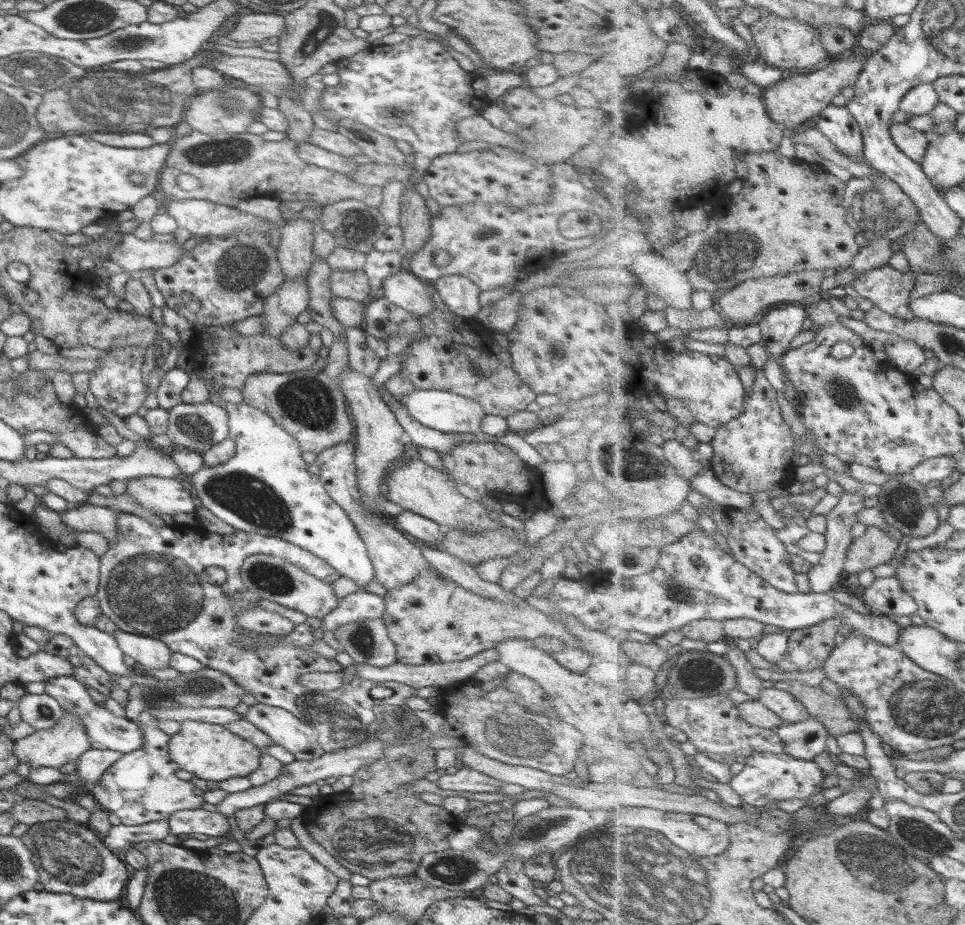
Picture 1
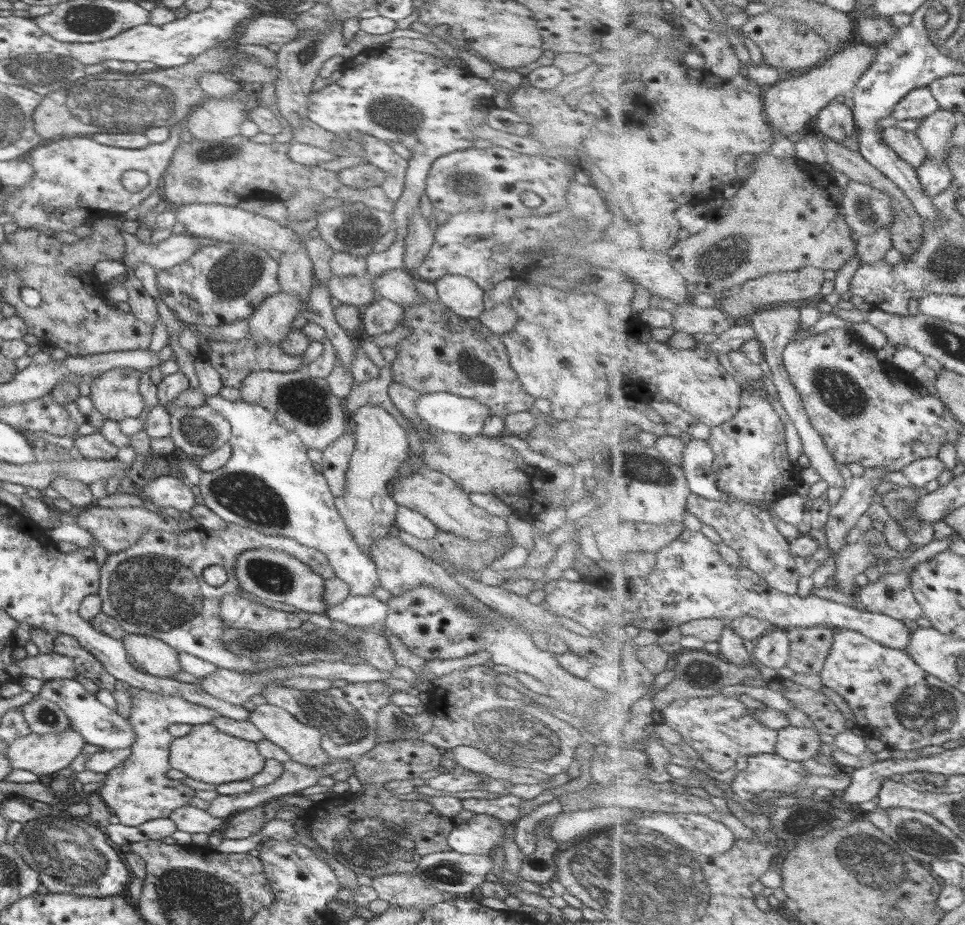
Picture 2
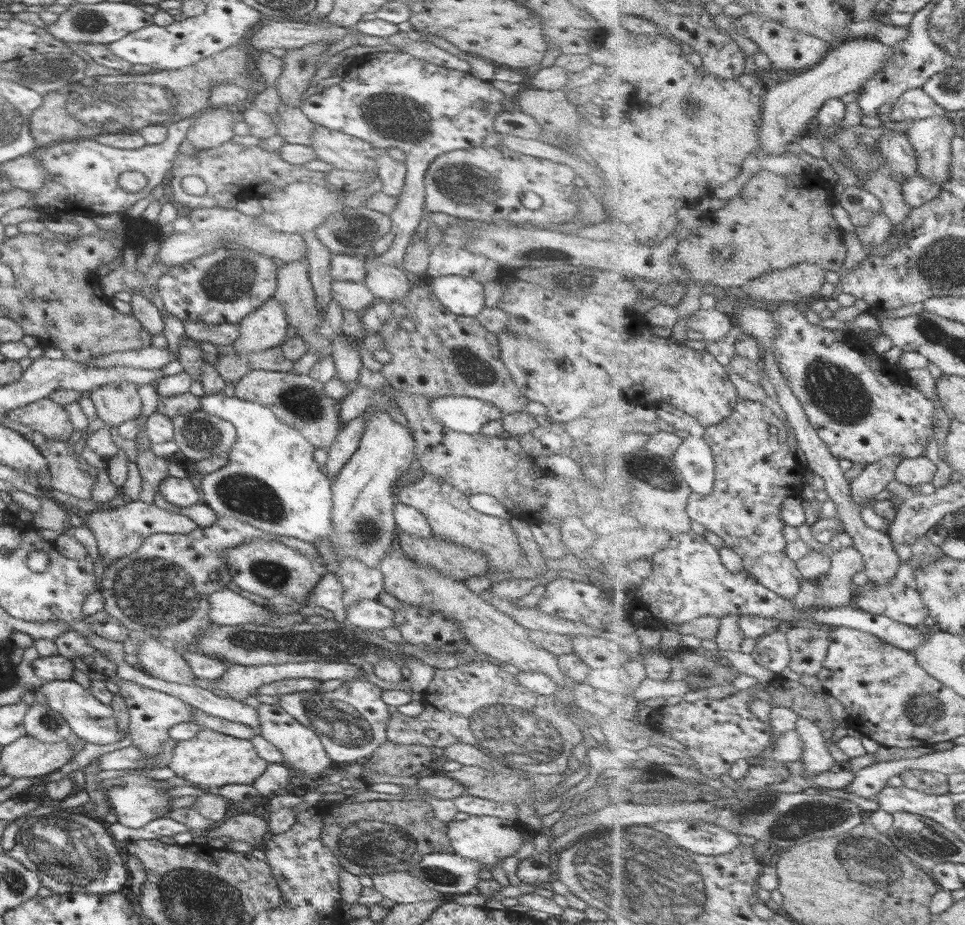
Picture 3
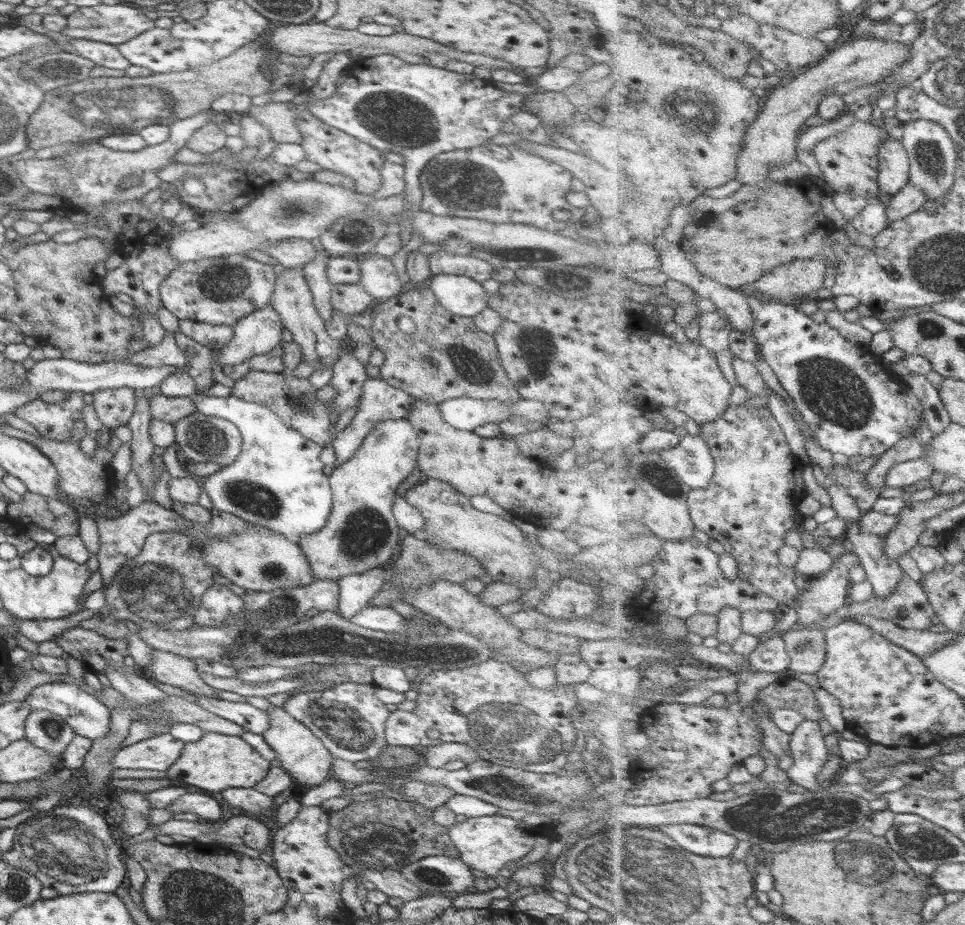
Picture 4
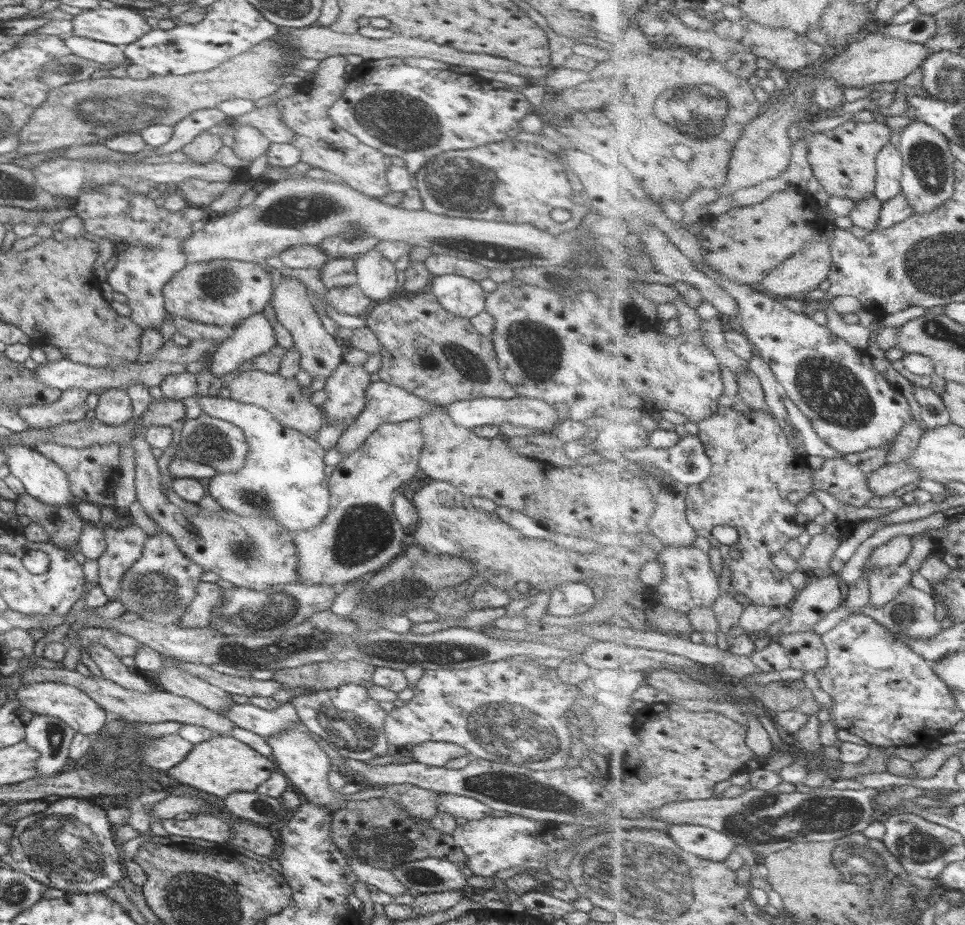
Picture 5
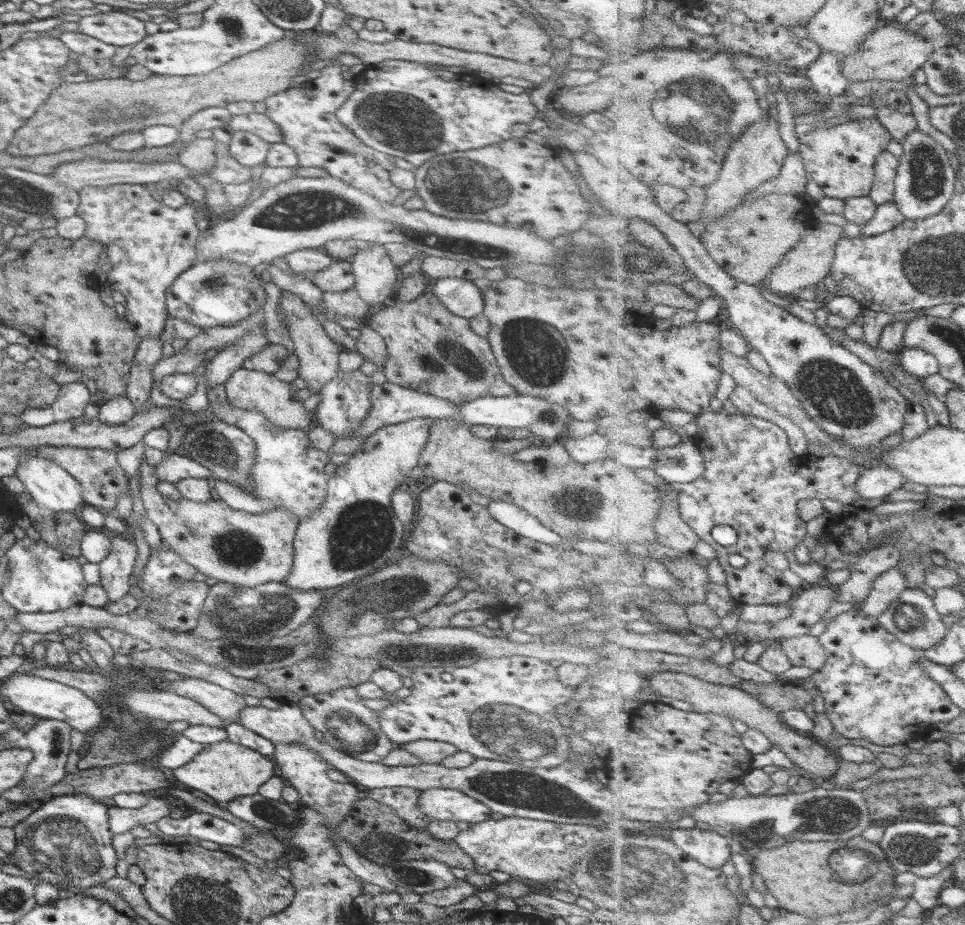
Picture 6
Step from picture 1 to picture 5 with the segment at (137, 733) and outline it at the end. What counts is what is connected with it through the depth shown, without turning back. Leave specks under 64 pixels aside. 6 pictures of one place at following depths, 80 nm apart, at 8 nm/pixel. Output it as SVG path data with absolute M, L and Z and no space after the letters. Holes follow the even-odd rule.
M30 682L20 684L16 689L17 700L32 714L46 714L60 718L75 733L97 736L104 728L110 715L108 715L93 699L74 686L56 682Z

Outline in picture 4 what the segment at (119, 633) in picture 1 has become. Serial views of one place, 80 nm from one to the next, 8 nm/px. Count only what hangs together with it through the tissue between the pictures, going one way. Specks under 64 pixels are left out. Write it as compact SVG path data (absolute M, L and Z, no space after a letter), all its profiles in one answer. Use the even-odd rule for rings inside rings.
M153 649L151 660L144 671L148 676L163 684L183 689L191 694L219 699L216 696L217 691L200 679L197 667L188 658Z

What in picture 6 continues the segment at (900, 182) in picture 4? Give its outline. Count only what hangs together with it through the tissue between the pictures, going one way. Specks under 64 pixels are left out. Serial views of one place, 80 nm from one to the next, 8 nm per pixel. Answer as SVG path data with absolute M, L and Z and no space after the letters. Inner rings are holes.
M886 151L876 158L875 180L870 197L879 205L893 202L900 159Z

